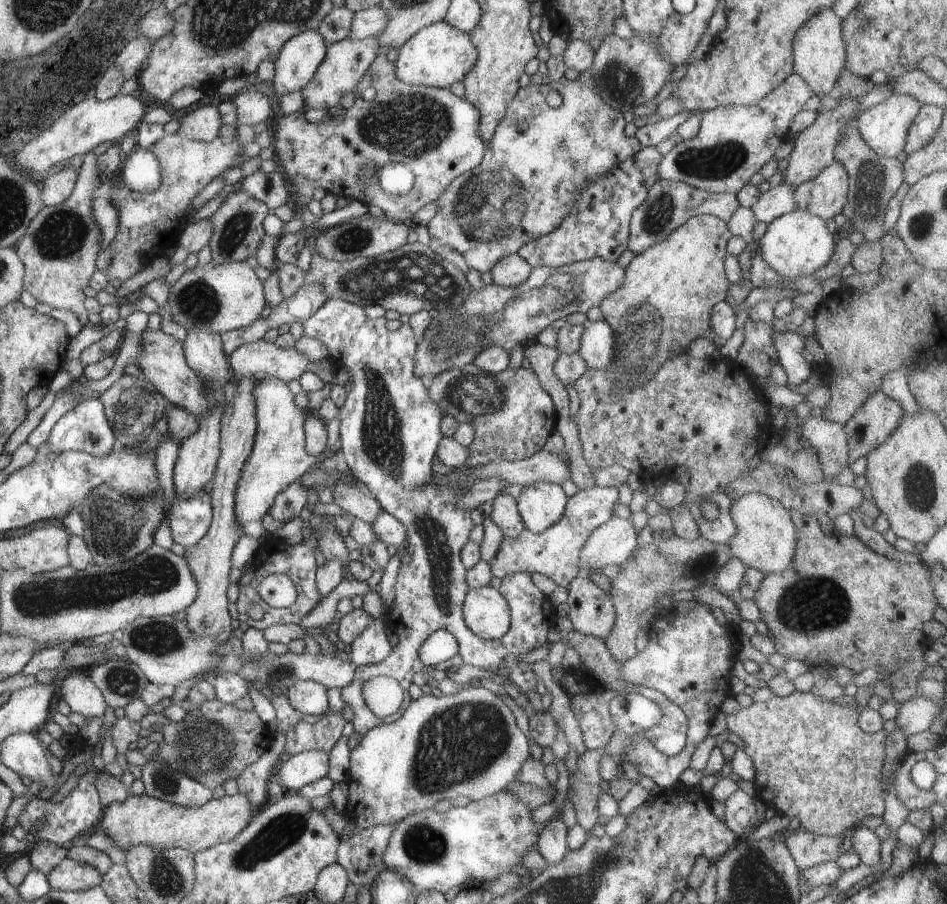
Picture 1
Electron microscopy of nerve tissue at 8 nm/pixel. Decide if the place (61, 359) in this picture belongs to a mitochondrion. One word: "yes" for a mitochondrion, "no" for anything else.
no

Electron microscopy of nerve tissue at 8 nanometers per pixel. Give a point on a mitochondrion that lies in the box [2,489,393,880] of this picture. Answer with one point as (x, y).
(34, 599)

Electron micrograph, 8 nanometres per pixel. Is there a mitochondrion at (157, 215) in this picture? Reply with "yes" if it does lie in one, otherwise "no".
no

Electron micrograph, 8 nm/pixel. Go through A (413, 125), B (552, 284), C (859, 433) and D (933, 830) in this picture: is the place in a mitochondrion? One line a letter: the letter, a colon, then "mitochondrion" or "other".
A: mitochondrion
B: mitochondrion
C: other
D: other

